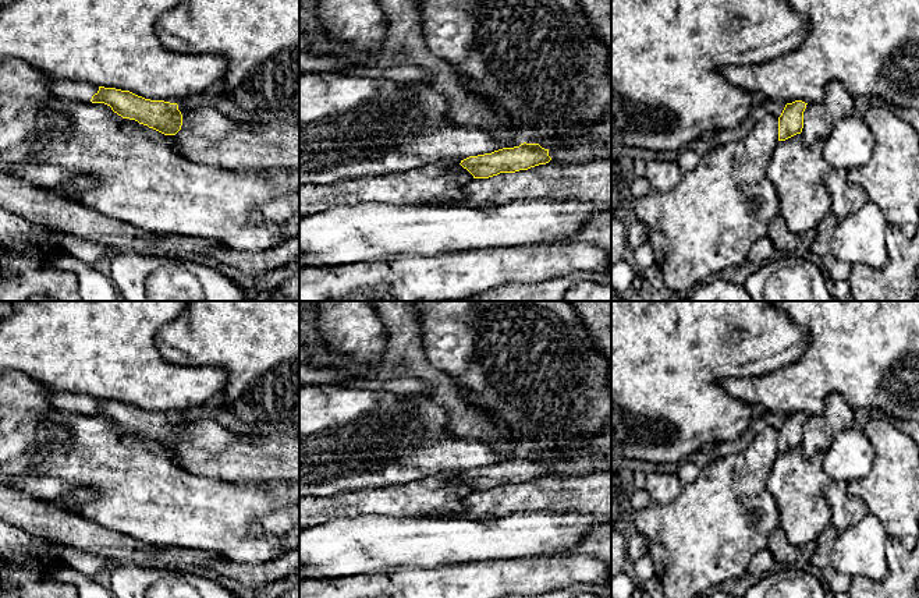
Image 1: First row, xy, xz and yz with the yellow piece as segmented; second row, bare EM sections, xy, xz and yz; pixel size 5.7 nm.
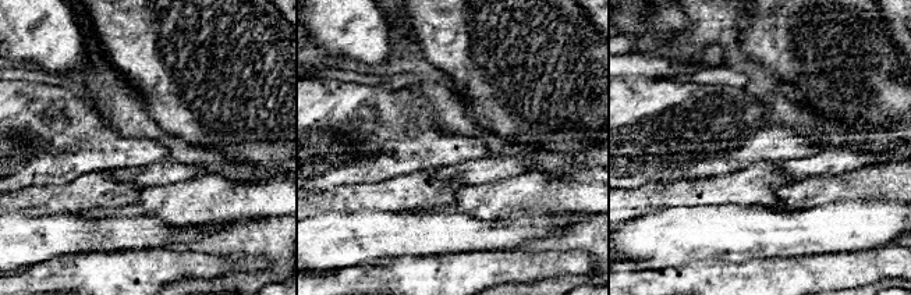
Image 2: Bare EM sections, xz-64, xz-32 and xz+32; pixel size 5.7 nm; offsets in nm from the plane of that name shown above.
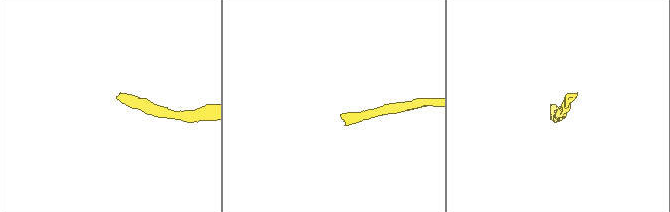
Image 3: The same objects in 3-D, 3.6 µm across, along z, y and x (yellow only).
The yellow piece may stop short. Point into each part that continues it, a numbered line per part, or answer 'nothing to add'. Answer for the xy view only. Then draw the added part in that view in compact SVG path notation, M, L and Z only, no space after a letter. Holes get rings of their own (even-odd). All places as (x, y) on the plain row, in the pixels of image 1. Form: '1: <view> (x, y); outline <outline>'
1: xy (64, 402); outline M50 390L49 400L52 406L56 408L56 411L77 413L84 415L92 415L92 408L99 403L99 399L91 397L88 394L54 390Z

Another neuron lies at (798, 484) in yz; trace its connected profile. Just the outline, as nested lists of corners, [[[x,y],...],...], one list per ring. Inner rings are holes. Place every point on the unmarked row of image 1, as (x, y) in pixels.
[[[802,446],[778,453],[766,489],[776,499],[778,527],[796,546],[815,542],[831,523],[826,488],[831,478],[822,468],[824,453],[806,457]]]

